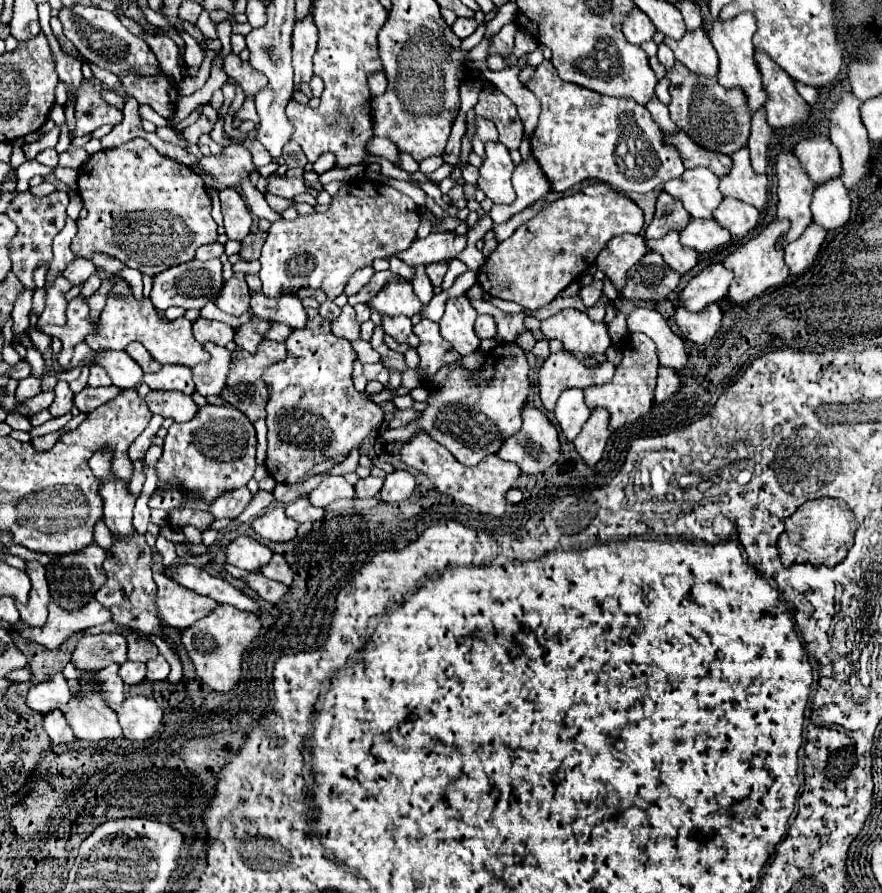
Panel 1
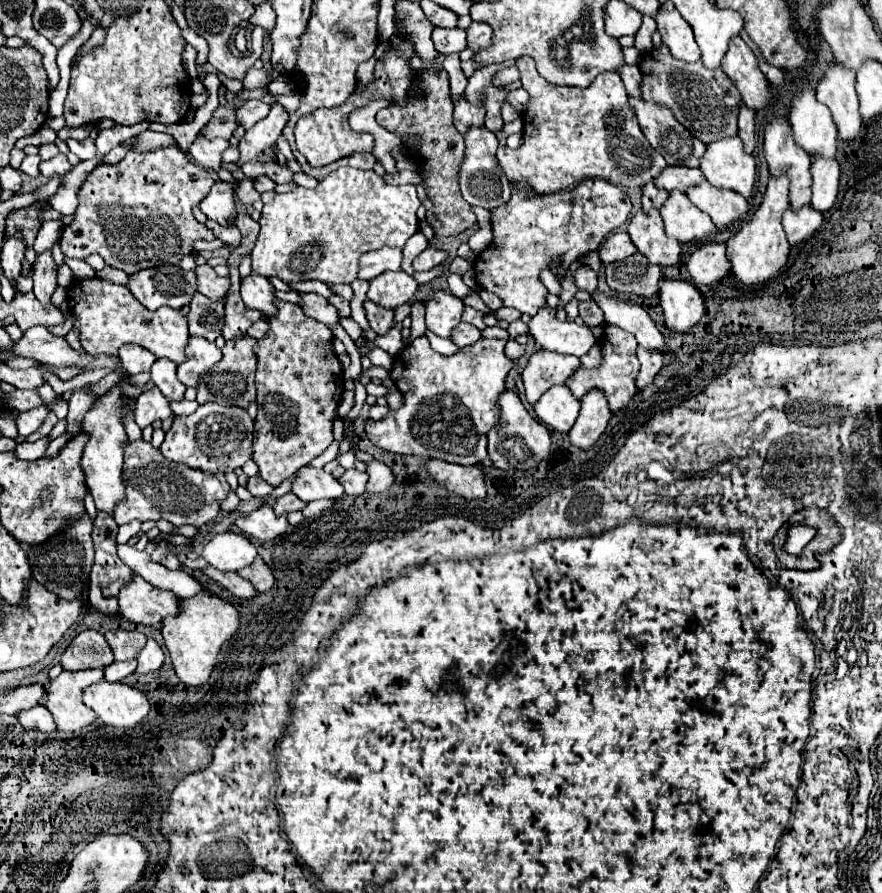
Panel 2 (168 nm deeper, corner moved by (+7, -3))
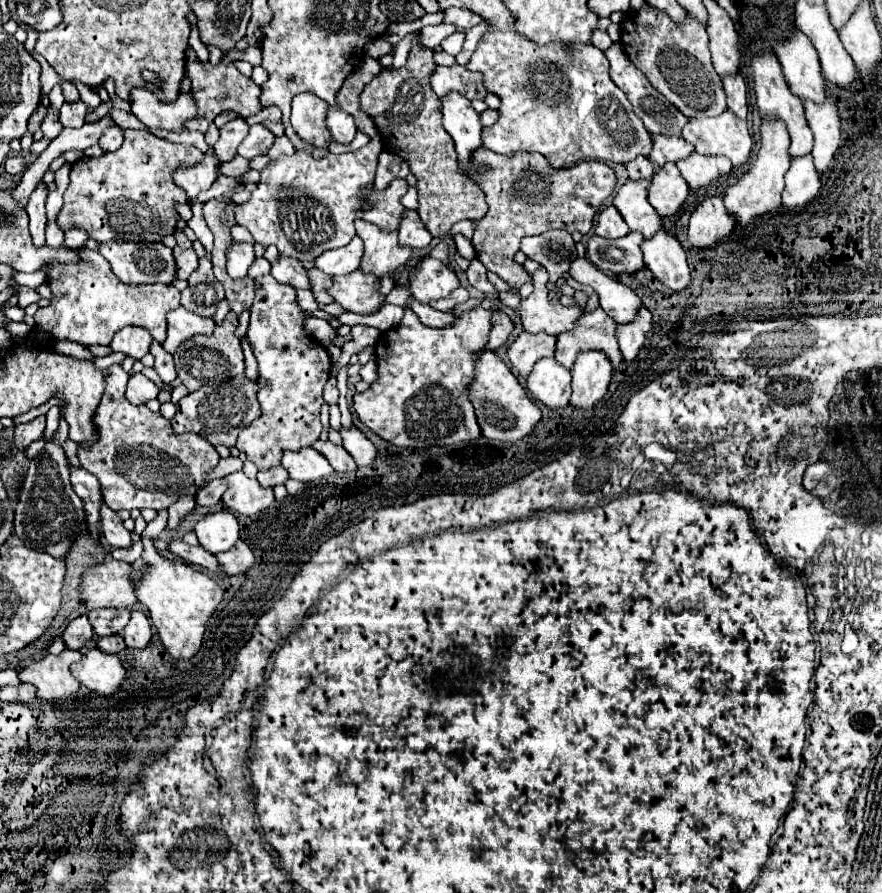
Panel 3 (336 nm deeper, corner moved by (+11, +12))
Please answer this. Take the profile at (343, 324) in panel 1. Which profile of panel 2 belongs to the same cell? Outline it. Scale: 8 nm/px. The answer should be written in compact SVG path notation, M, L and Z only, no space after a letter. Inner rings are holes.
M303 293L301 295L301 307L305 311L305 315L309 315L311 319L319 321L319 323L325 323L329 329L339 325L339 315L337 315L337 309L323 297L315 295L315 293Z

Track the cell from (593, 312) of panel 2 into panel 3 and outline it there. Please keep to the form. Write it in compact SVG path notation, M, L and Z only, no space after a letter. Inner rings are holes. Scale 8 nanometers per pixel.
M601 308L583 314L581 320L577 320L577 328L573 328L573 332L561 332L561 336L557 336L555 360L571 368L579 352L595 348L605 352L611 358L611 364L617 368L623 362L623 356L615 338L615 328L617 322L613 322Z

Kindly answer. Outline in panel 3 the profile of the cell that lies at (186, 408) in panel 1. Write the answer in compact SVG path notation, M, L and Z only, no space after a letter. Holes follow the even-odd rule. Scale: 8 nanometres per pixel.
M133 374L133 376L129 378L129 382L127 382L127 392L125 392L125 396L127 396L127 400L129 400L131 404L135 404L135 406L147 404L149 400L157 398L157 394L159 394L159 388L157 388L147 376L143 376L143 374Z

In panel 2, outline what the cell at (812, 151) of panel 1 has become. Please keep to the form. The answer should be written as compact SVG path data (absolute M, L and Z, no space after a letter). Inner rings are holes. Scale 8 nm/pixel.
M803 89L795 95L789 123L797 147L807 151L811 157L815 155L823 155L825 159L835 157L837 129L831 119L831 111L815 99L813 89Z

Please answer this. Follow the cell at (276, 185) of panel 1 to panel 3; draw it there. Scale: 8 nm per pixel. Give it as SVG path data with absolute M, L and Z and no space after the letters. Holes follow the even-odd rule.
M235 156L233 160L229 162L221 162L221 176L233 176L233 178L239 178L243 176L245 172L249 170L249 160L247 158L241 158L241 156Z

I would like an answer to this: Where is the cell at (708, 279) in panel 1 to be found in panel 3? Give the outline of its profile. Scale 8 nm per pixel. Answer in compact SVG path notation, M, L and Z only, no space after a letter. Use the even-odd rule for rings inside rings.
M707 196L689 218L689 242L699 248L715 246L731 234L733 226L735 220L723 206L723 196Z

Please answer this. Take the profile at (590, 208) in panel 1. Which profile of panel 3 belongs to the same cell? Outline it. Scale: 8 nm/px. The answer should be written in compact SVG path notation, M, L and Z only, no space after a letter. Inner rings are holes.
M481 146L477 148L477 152L473 152L473 162L477 162L479 166L477 170L473 170L471 180L483 190L489 204L485 218L475 222L473 248L485 268L501 276L511 288L519 288L521 284L531 282L531 274L527 274L517 262L513 262L513 254L519 250L521 238L555 228L587 234L593 226L593 216L613 196L617 184L615 172L605 162L595 160L557 170L551 168L545 162L545 156L537 152L515 152L513 156L501 156Z

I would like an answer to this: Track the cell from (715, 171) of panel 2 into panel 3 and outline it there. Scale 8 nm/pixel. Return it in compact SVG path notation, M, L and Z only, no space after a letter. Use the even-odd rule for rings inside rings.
M725 110L715 118L687 118L683 138L695 146L699 154L723 154L733 166L743 166L751 152L751 136L747 122Z

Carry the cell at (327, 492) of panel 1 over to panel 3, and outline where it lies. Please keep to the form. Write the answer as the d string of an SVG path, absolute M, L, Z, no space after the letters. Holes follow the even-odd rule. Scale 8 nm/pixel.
M301 448L301 450L285 450L281 458L283 468L287 470L289 478L301 480L301 482L311 482L317 478L325 478L333 474L331 464L321 456L315 448Z

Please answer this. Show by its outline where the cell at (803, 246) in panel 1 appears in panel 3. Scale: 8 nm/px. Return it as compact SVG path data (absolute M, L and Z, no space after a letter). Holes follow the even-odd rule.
M813 156L791 158L791 168L785 174L785 190L783 190L783 206L785 208L801 208L809 204L821 188L819 174L813 164Z

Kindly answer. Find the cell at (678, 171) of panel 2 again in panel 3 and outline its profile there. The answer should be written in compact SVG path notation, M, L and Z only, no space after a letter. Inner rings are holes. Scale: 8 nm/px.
M651 134L653 148L649 152L649 160L657 166L665 166L667 162L677 162L687 158L695 148L685 142L681 136L663 136L663 134Z

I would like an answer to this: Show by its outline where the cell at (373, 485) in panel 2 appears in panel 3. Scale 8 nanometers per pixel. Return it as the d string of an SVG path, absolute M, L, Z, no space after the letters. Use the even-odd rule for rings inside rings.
M355 426L341 428L339 434L341 434L341 440L343 440L343 448L353 456L353 460L359 468L369 466L375 460L377 448L373 446L371 440L365 438L365 434L359 428L355 428Z

